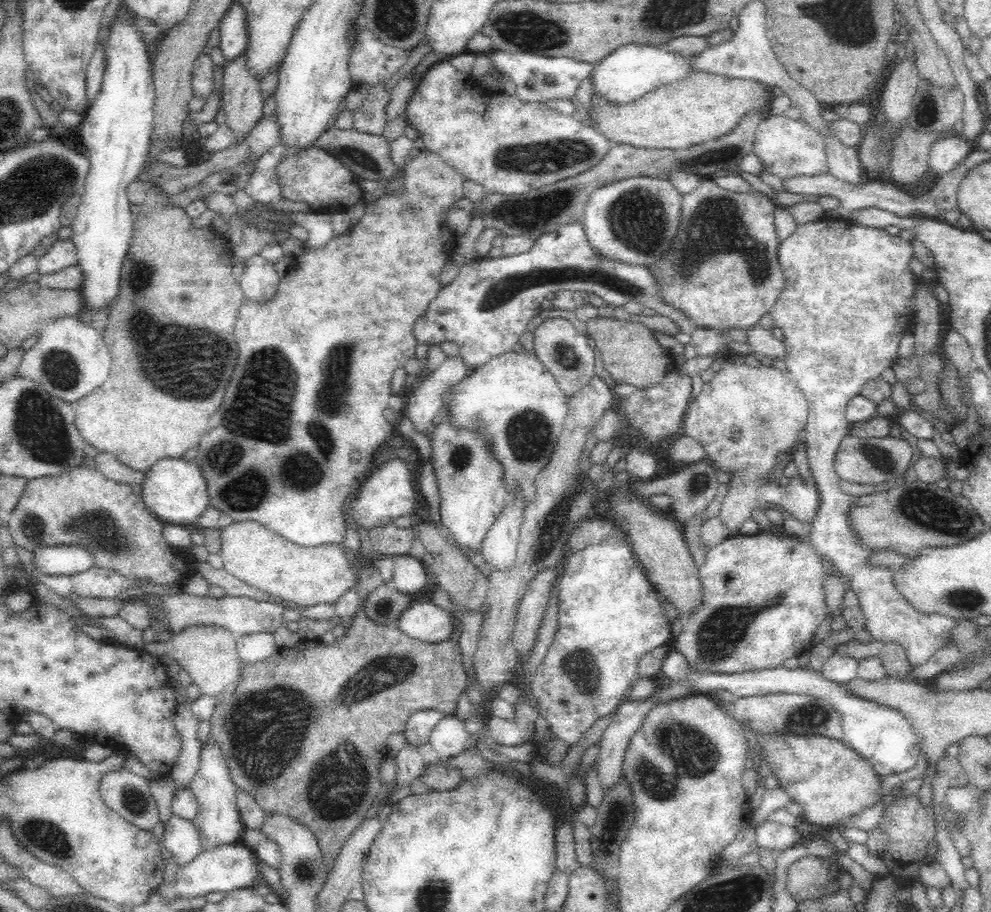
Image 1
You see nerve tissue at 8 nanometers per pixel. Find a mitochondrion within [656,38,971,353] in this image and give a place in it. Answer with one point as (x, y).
(715, 226)

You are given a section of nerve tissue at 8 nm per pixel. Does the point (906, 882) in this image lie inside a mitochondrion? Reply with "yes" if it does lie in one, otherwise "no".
no

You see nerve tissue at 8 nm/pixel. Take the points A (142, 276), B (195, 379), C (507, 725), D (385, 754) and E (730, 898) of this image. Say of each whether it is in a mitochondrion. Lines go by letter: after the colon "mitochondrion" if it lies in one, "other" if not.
A: mitochondrion
B: mitochondrion
C: other
D: other
E: mitochondrion

